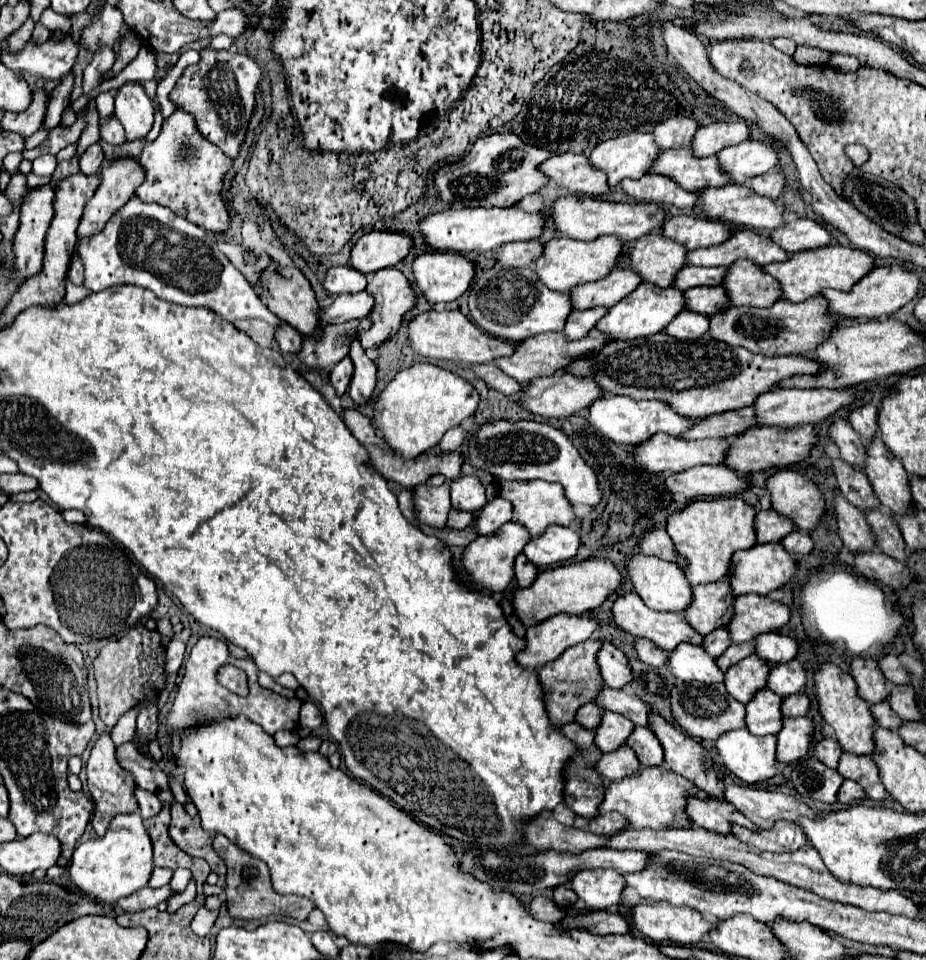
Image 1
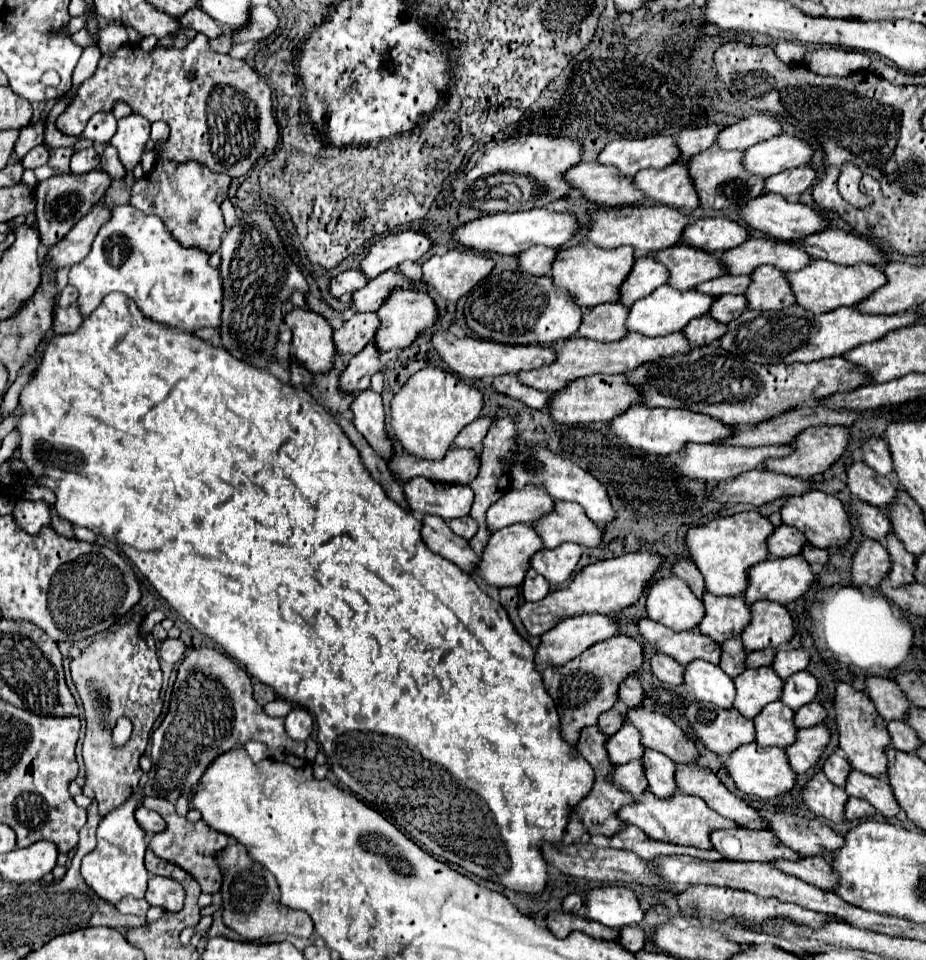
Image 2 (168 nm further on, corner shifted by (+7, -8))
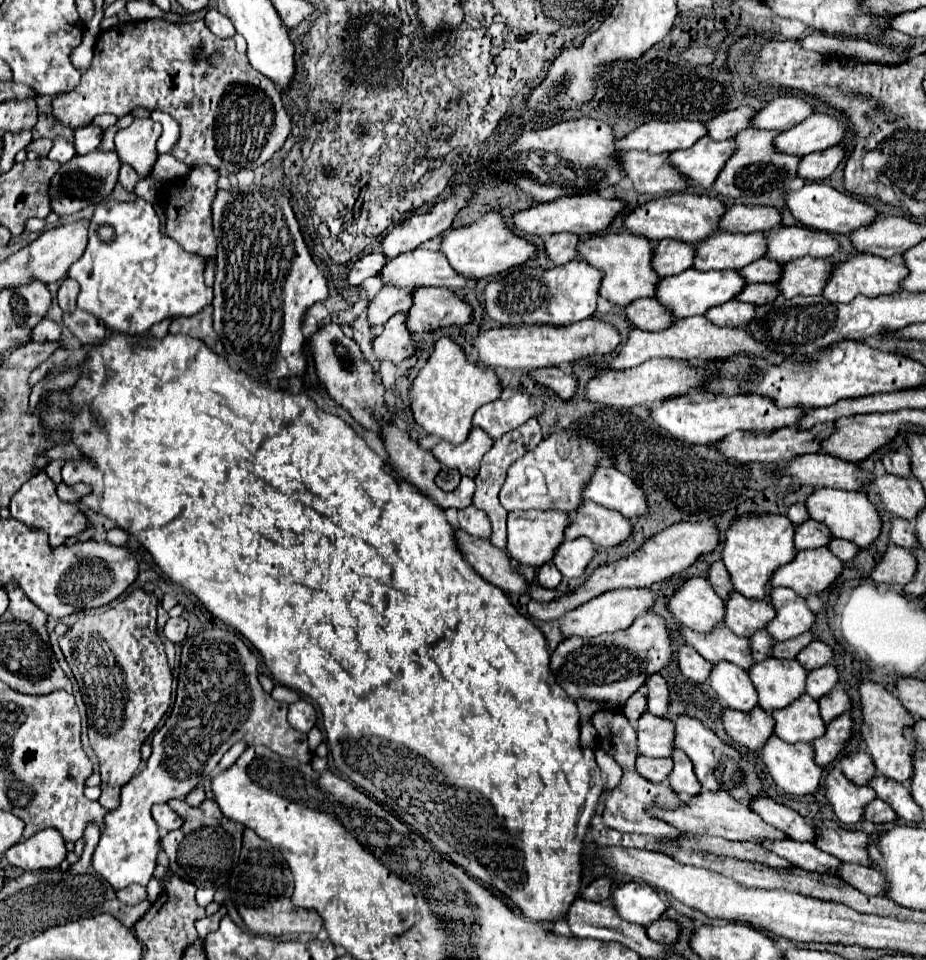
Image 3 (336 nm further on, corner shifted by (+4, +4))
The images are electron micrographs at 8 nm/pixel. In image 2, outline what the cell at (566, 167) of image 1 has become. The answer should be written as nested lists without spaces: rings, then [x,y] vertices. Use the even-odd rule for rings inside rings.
[[[581,162],[565,172],[565,180],[579,188],[585,198],[605,206],[635,206],[645,196],[631,184],[633,178],[619,176],[615,166],[603,166],[599,162]]]

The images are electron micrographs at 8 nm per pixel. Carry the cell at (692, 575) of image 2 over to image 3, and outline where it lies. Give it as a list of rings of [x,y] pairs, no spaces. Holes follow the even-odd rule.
[[[714,562],[714,564],[710,566],[708,574],[710,574],[708,580],[710,580],[710,586],[714,588],[714,592],[716,592],[720,598],[726,598],[726,596],[730,594],[730,590],[732,590],[732,584],[730,584],[730,576],[728,576],[724,564],[722,564],[722,562]]]

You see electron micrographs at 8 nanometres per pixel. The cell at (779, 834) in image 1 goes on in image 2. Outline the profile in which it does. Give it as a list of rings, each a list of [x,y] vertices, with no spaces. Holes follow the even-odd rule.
[[[803,858],[799,862],[787,862],[787,860],[779,860],[773,862],[773,866],[781,868],[787,874],[793,874],[797,878],[801,878],[803,882],[825,890],[825,892],[835,892],[835,888],[839,886],[839,874],[831,868],[831,864],[825,858]]]

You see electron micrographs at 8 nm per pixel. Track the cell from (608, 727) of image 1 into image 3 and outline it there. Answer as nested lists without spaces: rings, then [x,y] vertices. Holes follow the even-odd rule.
[[[644,712],[638,720],[638,754],[668,758],[672,752],[674,726],[668,718],[658,718],[650,712]]]

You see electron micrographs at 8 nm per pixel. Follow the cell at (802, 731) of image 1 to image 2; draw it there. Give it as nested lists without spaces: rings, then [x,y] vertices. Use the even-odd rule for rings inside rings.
[[[819,724],[813,728],[803,728],[797,732],[797,742],[787,748],[789,764],[797,774],[805,774],[811,766],[815,766],[825,752],[831,740],[831,732],[827,726]]]

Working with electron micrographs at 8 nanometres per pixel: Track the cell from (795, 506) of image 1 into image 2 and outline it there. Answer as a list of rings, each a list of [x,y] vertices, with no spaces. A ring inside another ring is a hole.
[[[821,490],[787,498],[785,506],[781,508],[781,518],[785,524],[799,528],[807,536],[807,540],[819,548],[843,548],[851,540],[853,526],[851,526],[851,518],[845,504],[839,498],[829,496]]]

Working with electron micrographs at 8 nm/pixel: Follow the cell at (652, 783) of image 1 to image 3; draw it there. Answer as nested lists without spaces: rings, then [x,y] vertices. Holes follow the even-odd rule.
[[[700,792],[694,800],[684,802],[682,806],[674,808],[674,810],[656,810],[650,808],[648,814],[666,820],[666,824],[670,824],[672,828],[680,830],[680,832],[688,832],[688,834],[714,834],[714,836],[722,836],[726,840],[750,840],[750,842],[758,842],[764,838],[770,840],[778,840],[778,838],[786,838],[784,832],[776,830],[770,824],[764,824],[764,820],[752,812],[746,804],[738,802],[736,798],[728,796],[726,792],[722,792],[722,800],[718,792]]]

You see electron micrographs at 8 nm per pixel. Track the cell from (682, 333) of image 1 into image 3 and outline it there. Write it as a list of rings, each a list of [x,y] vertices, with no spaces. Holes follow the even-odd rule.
[[[728,300],[722,306],[714,306],[704,314],[716,326],[742,326],[750,316],[754,316],[752,304],[742,304],[738,300]]]

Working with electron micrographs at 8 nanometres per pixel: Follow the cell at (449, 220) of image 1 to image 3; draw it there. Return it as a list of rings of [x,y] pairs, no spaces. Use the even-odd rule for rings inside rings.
[[[578,194],[578,196],[560,196],[552,202],[534,204],[526,210],[518,210],[512,216],[514,228],[530,236],[550,236],[558,232],[570,234],[598,234],[602,232],[618,212],[624,210],[624,202],[616,198],[602,198],[598,194]]]

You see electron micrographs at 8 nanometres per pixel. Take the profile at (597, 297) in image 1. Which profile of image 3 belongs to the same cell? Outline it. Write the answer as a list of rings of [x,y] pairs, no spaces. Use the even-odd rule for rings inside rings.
[[[660,240],[652,254],[652,268],[654,272],[662,276],[674,276],[678,272],[684,272],[692,266],[694,258],[694,246],[686,242],[676,240]]]

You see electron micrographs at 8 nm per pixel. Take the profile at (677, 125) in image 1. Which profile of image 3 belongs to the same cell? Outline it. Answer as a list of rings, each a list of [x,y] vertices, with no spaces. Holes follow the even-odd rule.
[[[742,106],[742,108],[718,114],[716,118],[704,122],[708,138],[712,138],[712,140],[732,138],[738,130],[750,126],[750,116],[754,116],[754,110],[748,108],[748,106]]]

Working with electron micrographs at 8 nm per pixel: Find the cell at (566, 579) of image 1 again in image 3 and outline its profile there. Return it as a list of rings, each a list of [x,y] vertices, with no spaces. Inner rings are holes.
[[[702,520],[698,522],[682,522],[682,524],[674,524],[658,534],[654,534],[652,538],[648,538],[642,548],[638,548],[638,552],[626,556],[626,558],[618,558],[614,562],[608,562],[604,566],[598,566],[590,578],[582,584],[572,588],[568,594],[562,594],[554,600],[548,602],[538,602],[538,600],[530,600],[528,602],[528,614],[536,620],[542,622],[552,622],[558,620],[560,616],[564,616],[566,612],[574,610],[576,606],[588,602],[590,598],[600,596],[606,590],[614,590],[614,588],[648,588],[654,582],[660,582],[664,578],[670,578],[672,574],[678,574],[682,570],[686,570],[692,562],[696,562],[702,554],[714,550],[718,544],[718,532],[712,520]]]

